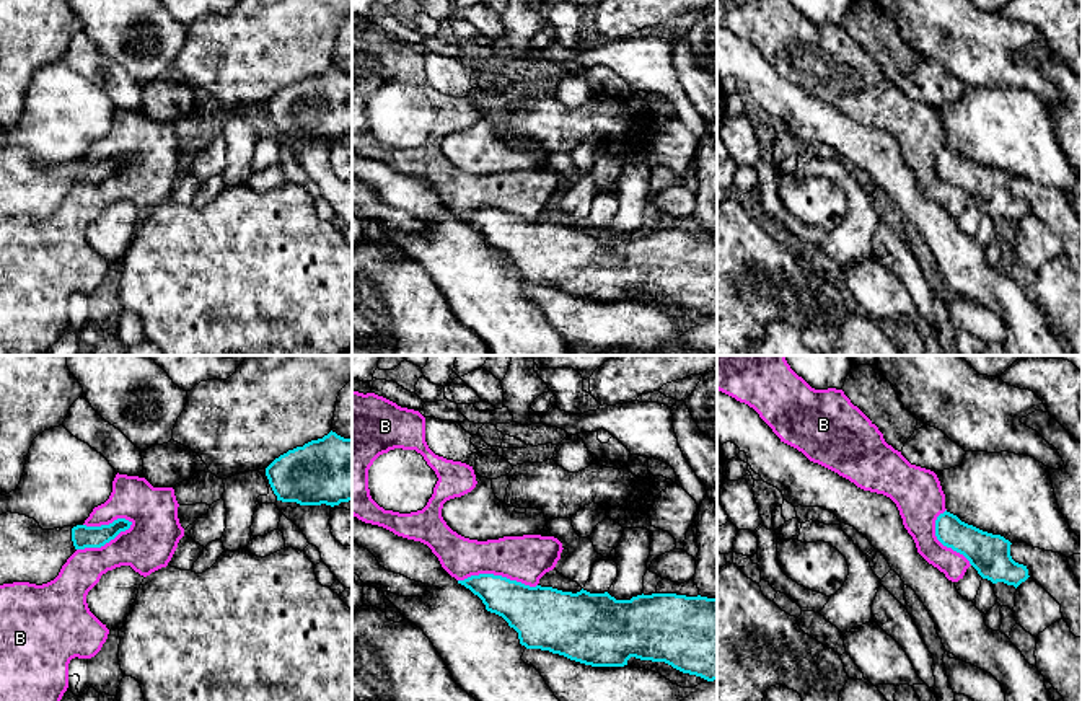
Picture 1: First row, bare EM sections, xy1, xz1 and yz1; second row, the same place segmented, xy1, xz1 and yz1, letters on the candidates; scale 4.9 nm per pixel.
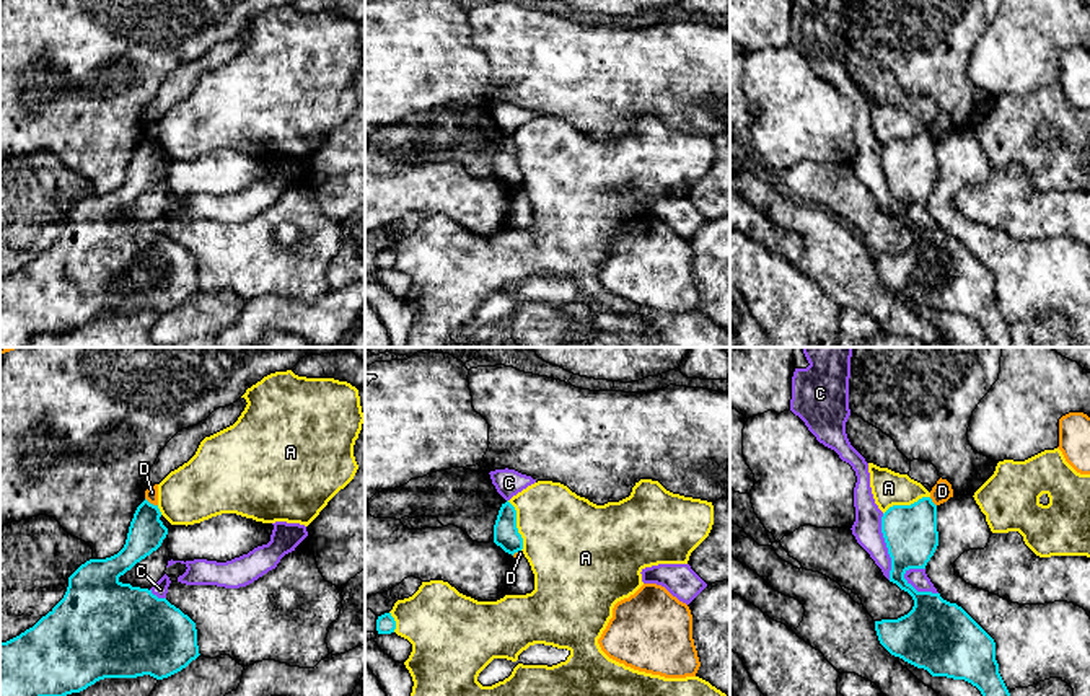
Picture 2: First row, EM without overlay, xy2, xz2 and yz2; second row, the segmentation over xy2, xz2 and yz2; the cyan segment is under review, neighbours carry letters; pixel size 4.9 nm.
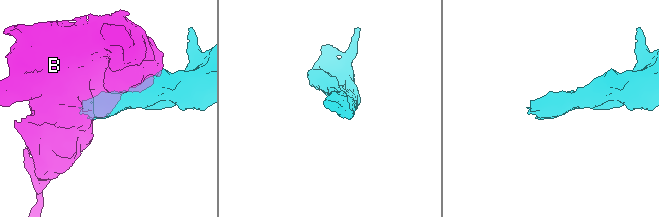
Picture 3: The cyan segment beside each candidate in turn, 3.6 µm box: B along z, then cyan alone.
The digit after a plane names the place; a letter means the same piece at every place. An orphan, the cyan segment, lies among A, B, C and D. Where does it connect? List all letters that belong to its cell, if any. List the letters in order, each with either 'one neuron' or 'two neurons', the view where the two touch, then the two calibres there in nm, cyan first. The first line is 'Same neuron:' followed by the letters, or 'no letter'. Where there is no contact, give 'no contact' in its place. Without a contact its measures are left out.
Same neuron: no letter
A: two neurons; meets cyan in xz2; 130 nm thick on the cyan side, 420 nm on the other
B: two neurons; meets cyan in xy1; 110 nm thick on the cyan side, 260 nm on the other
C: two neurons; meets cyan in yz2; 260 nm thick on the cyan side, 140 nm on the other
D: two neurons; meets cyan in xy2; 180 nm thick on the cyan side, 60 nm on the other

